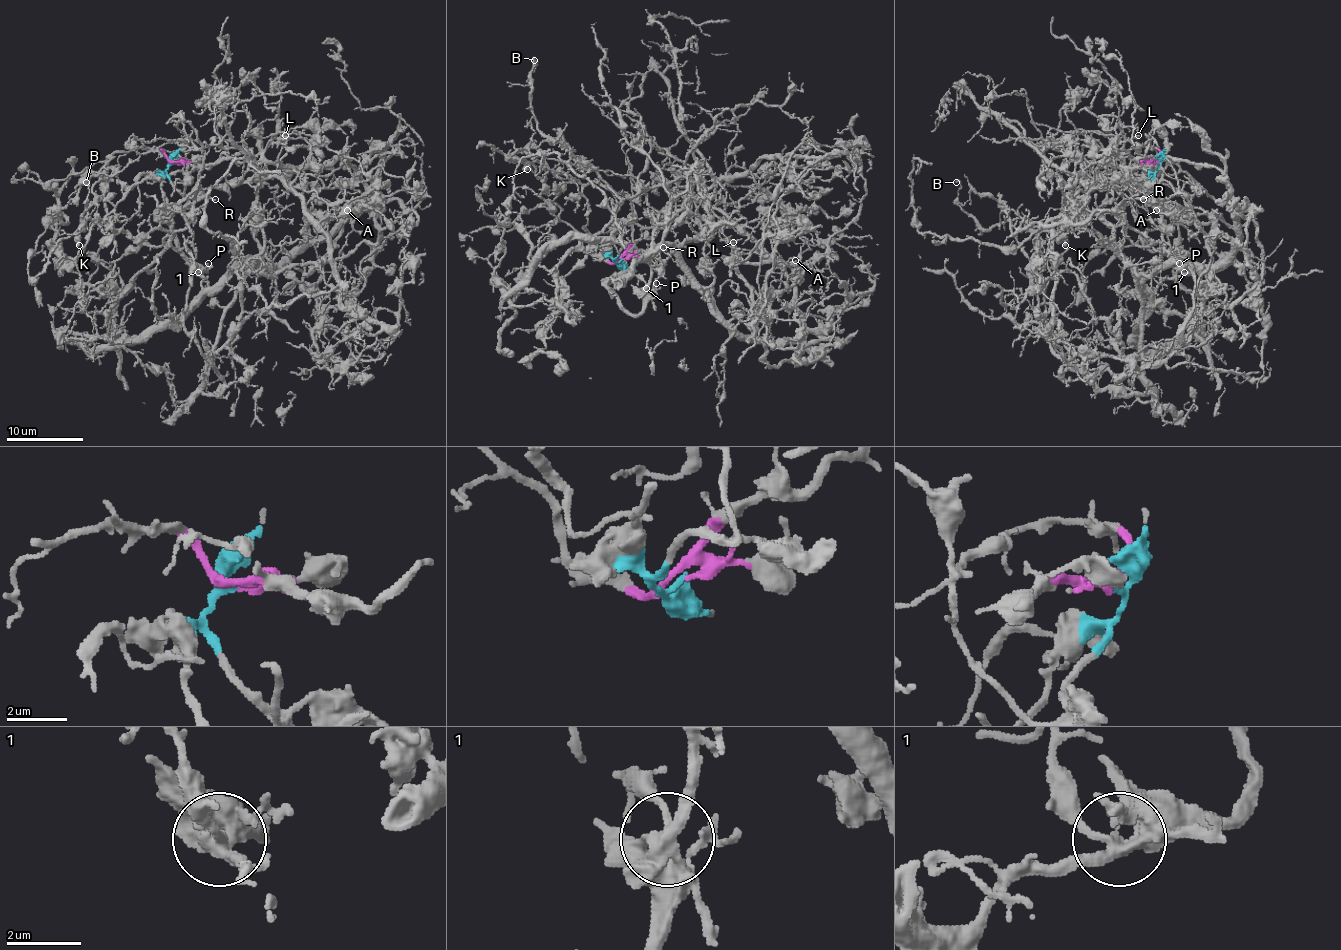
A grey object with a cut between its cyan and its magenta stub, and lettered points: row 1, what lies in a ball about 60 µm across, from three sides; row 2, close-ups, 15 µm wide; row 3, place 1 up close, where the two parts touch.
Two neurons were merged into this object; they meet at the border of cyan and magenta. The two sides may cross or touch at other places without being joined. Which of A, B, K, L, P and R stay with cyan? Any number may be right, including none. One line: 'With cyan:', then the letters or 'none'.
With cyan: A, B, P, R

